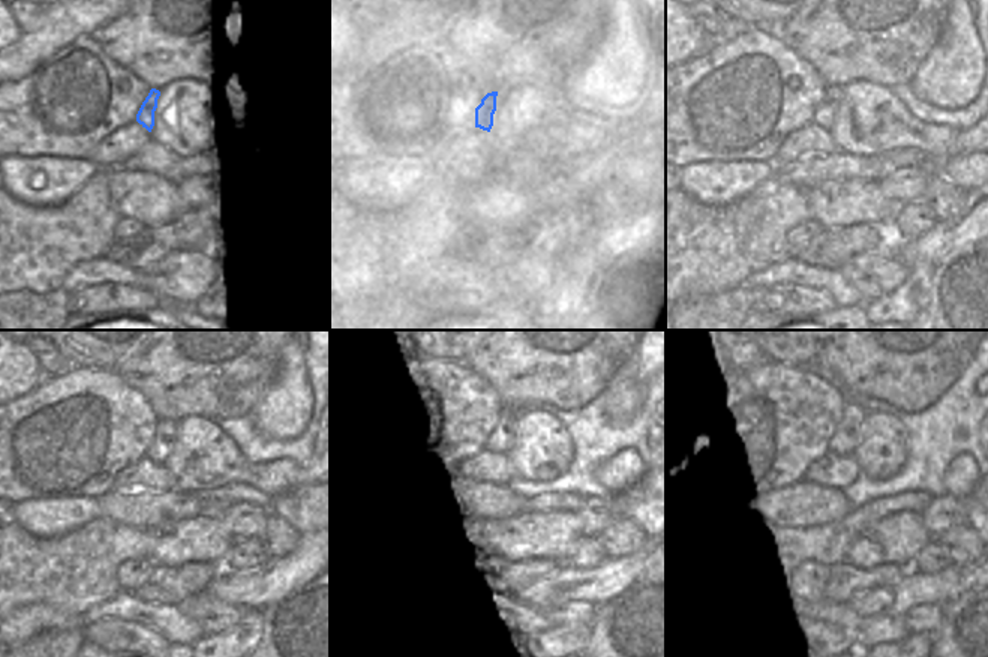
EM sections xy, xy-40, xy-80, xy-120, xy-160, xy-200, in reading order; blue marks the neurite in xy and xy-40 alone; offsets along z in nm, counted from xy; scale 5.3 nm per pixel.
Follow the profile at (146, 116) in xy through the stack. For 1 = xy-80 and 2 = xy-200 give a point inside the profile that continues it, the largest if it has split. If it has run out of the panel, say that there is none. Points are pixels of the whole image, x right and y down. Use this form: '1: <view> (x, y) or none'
1: xy-80 (826, 110)
2: xy-200 (846, 437)

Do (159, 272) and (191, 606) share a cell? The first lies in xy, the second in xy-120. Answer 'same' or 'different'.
same

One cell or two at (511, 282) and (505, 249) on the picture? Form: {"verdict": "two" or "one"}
{"verdict": "two"}

